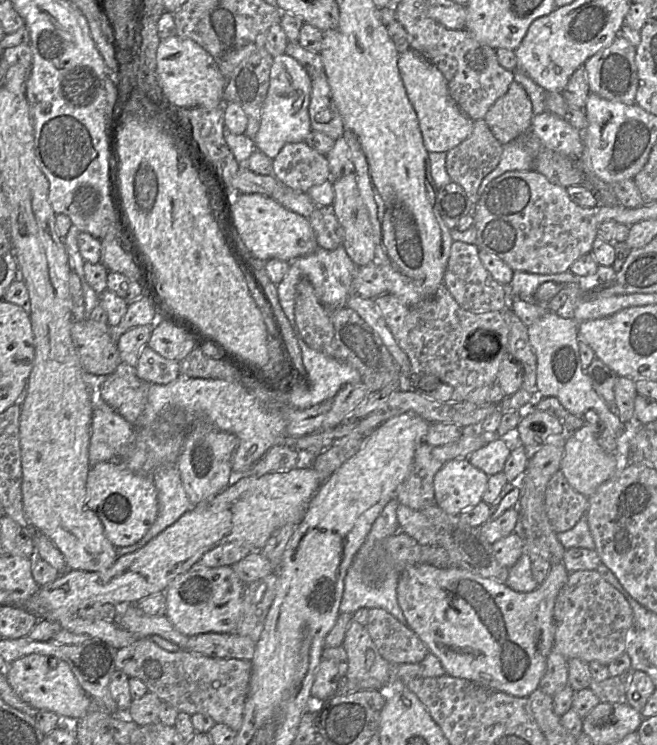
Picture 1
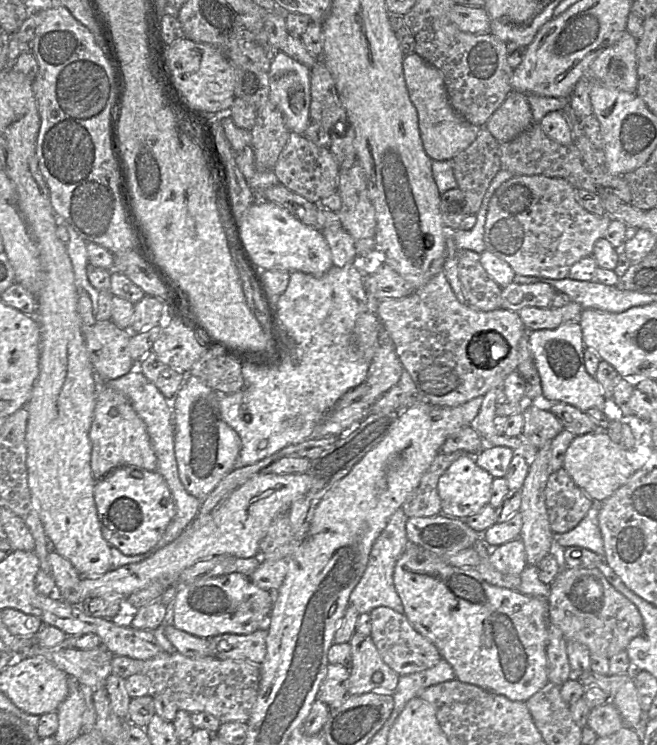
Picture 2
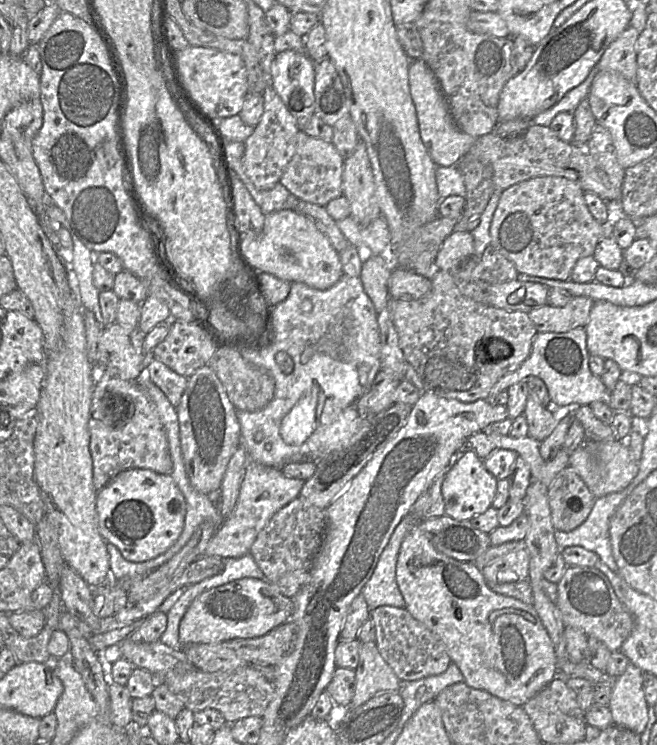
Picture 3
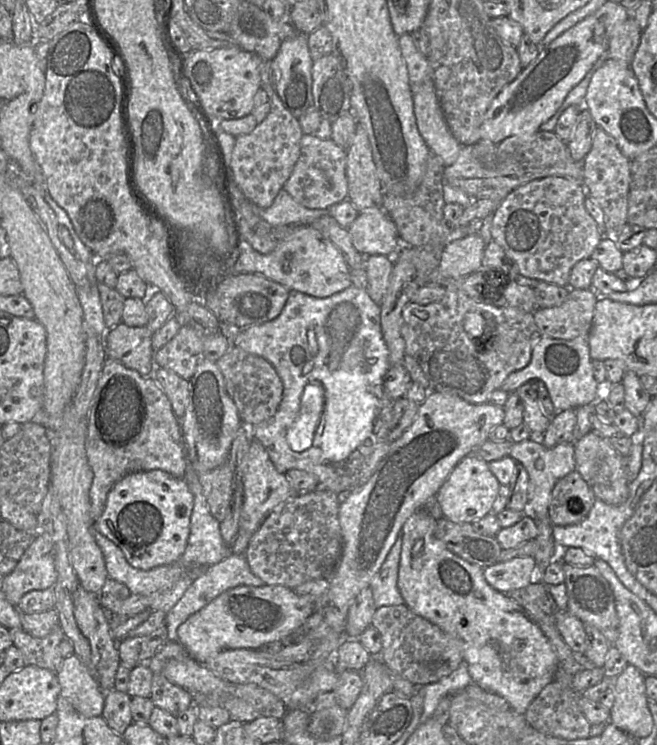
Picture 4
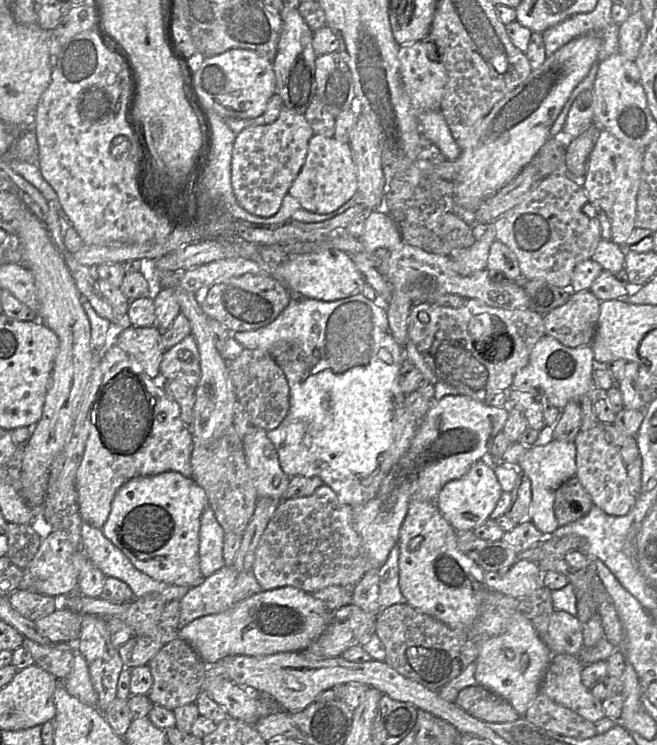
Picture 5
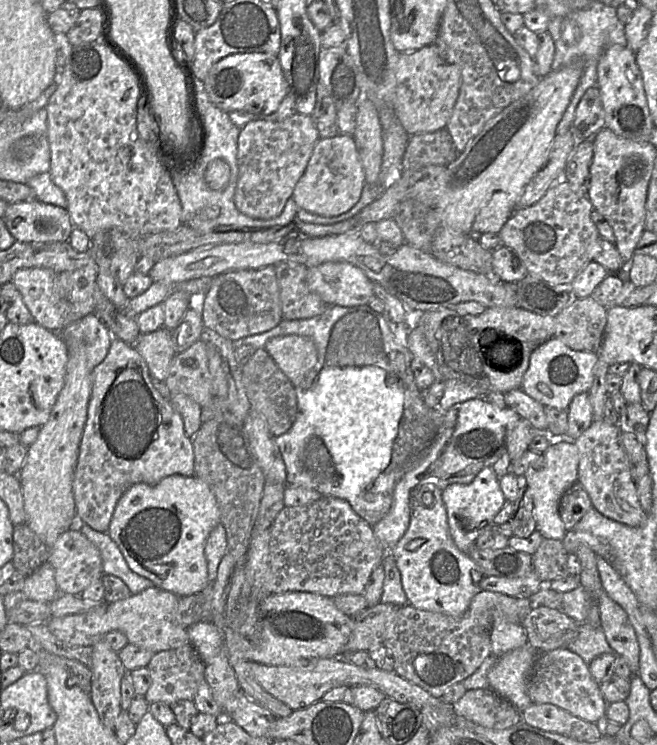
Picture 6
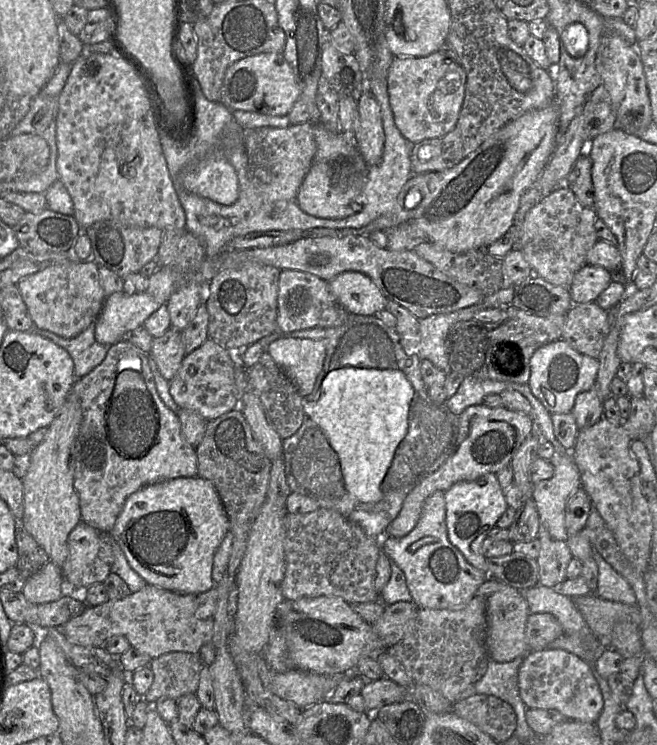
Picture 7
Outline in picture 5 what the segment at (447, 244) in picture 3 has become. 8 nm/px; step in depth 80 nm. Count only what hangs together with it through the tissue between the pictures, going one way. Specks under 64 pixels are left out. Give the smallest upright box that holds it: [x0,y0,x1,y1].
[450,224,496,276]

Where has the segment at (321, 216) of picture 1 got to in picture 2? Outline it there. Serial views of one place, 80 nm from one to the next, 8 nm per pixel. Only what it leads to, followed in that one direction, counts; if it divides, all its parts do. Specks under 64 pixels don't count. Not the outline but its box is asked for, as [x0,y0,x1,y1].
[322,225,359,267]

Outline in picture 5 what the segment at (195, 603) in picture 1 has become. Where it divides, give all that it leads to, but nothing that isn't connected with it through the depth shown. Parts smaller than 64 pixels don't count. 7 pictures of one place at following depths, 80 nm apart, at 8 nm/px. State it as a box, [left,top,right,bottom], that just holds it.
[178,587,333,665]

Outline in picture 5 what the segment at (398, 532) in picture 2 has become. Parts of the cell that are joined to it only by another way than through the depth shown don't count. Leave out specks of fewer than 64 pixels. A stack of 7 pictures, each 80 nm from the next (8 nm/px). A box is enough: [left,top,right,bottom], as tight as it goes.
[378,543,406,608]

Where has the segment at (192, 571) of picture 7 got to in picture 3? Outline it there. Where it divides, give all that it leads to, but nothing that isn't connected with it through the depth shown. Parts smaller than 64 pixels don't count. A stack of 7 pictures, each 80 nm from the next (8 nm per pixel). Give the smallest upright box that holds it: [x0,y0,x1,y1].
[96,468,187,563]

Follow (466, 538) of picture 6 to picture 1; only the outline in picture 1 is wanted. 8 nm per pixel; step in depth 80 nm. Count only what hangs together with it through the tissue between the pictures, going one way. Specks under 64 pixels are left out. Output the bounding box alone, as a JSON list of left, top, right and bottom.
[434,457,488,515]

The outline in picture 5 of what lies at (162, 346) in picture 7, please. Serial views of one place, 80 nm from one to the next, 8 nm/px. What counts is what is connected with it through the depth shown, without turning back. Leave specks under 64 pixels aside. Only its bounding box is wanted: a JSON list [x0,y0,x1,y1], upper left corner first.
[116,326,166,378]

